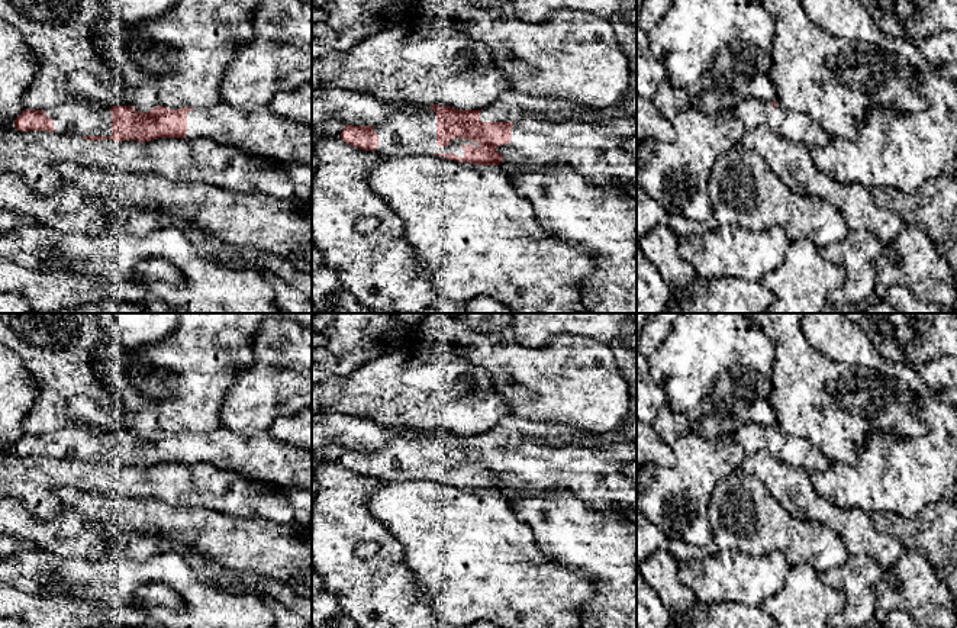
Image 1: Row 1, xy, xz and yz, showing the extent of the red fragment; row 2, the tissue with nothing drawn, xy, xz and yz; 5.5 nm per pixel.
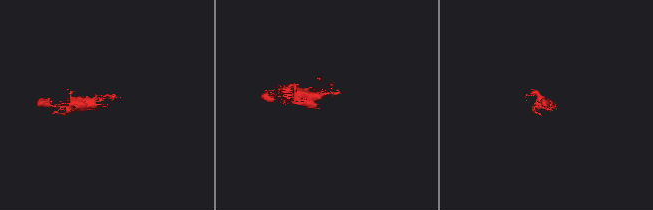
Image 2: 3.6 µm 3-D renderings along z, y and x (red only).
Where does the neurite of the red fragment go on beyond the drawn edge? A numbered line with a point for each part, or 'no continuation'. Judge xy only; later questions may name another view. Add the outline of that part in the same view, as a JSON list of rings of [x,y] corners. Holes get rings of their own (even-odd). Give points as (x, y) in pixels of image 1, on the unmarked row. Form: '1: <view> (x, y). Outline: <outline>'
1: xy (76, 443). Outline: [[[64,426],[52,434],[46,434],[45,441],[54,447],[54,454],[59,460],[74,461],[110,461],[112,437],[110,432],[90,432],[81,426]]]
2: xy (261, 457). Outline: [[[222,426],[209,434],[188,435],[186,463],[204,463],[246,479],[312,492],[312,451],[274,438],[270,431],[244,435]]]

